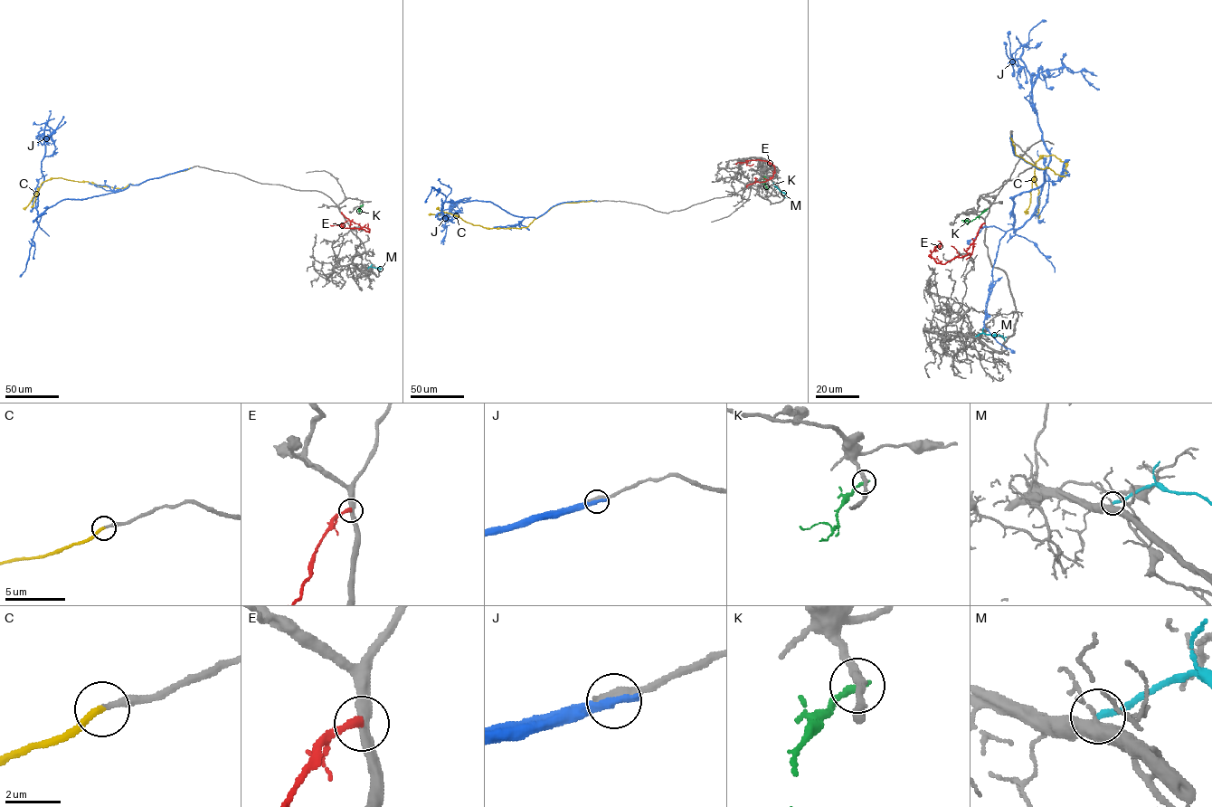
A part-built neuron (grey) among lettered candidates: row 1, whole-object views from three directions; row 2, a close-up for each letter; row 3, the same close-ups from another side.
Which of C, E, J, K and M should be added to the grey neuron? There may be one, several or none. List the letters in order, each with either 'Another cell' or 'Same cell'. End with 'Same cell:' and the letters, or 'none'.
C: Same cell
E: Another cell
J: Another cell
K: Another cell
M: Another cell
Same cell: C

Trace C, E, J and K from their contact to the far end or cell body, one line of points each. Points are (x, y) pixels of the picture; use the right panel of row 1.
C: (1011, 135), (1016, 155), (1038, 168), (1065, 176), (1066, 162), (1054, 155), (1036, 162), (1039, 216)
E: (985, 223), (973, 242), (971, 253), (938, 263), (929, 256), (936, 245), (939, 248), (941, 245), (938, 241)
J: (1011, 135), (1017, 156), (1046, 167), (1039, 186), (1010, 197), (1018, 229), (1036, 204), (1050, 153), (1010, 31)
K: (987, 209), (971, 221), (964, 223)

